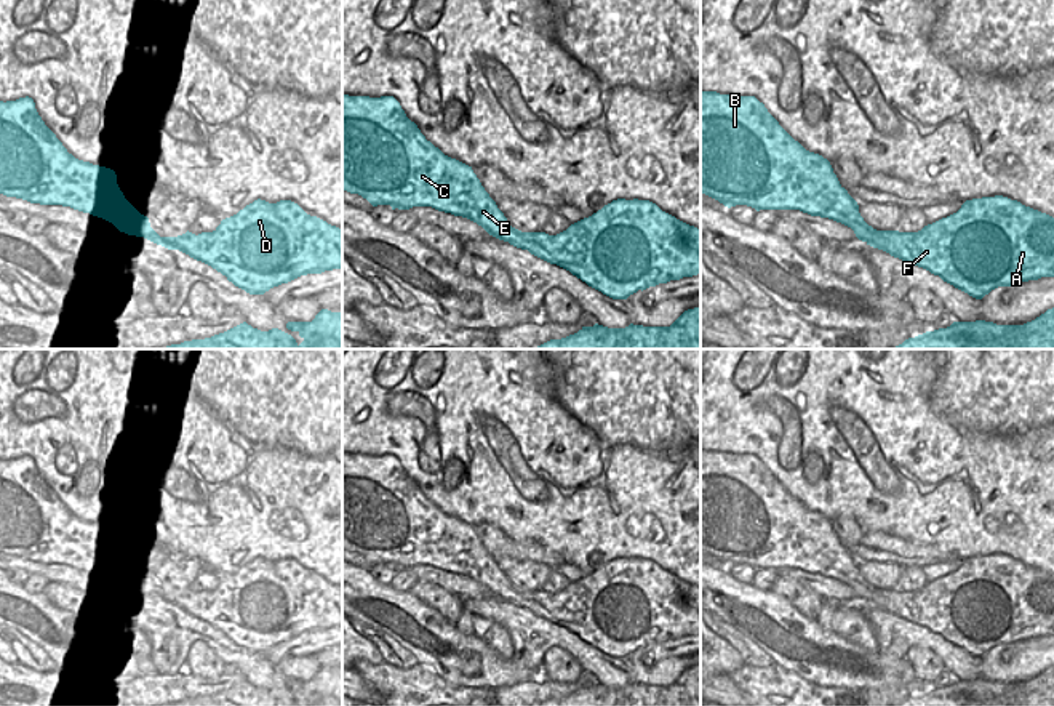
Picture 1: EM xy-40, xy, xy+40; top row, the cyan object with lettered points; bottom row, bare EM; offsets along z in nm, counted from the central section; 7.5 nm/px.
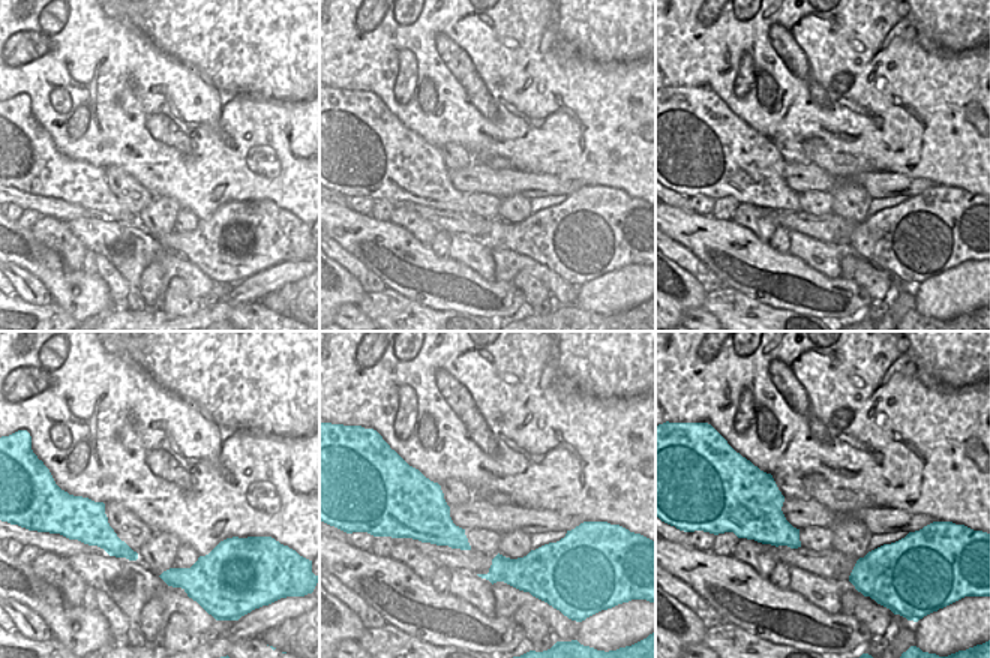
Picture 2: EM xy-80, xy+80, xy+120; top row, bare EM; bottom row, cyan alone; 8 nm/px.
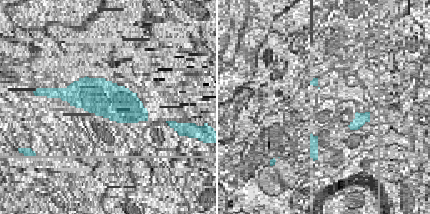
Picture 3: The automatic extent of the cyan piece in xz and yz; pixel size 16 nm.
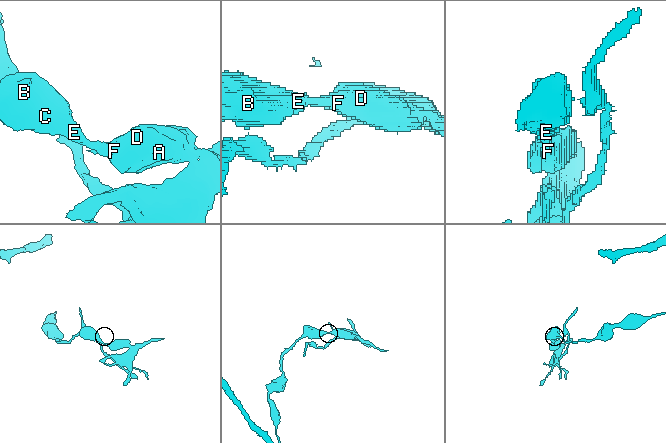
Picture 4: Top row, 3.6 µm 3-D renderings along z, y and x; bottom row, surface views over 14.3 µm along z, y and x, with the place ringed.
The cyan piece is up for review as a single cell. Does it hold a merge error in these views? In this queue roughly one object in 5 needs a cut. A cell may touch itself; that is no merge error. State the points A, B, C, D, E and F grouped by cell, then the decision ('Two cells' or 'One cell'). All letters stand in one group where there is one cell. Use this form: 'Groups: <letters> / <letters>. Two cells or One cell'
Groups: A B C D E F. One cell.

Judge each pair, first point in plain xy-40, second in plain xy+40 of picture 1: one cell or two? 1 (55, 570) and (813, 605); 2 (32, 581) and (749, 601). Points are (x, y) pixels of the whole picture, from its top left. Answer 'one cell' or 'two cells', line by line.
1: two cells
2: two cells

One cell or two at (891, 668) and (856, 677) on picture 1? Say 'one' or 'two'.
one

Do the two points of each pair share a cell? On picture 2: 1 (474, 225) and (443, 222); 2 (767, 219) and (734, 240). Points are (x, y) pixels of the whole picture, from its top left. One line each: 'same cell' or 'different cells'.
1: same cell
2: different cells

